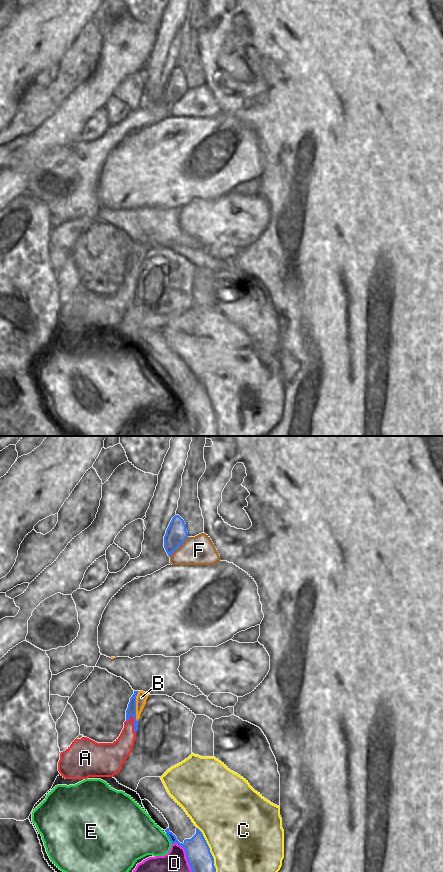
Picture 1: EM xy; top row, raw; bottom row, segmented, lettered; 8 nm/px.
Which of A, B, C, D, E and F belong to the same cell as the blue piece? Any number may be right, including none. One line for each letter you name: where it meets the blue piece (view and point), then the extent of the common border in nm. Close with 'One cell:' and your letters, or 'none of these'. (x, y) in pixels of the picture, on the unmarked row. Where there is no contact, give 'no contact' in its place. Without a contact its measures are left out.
One cell: none of these

